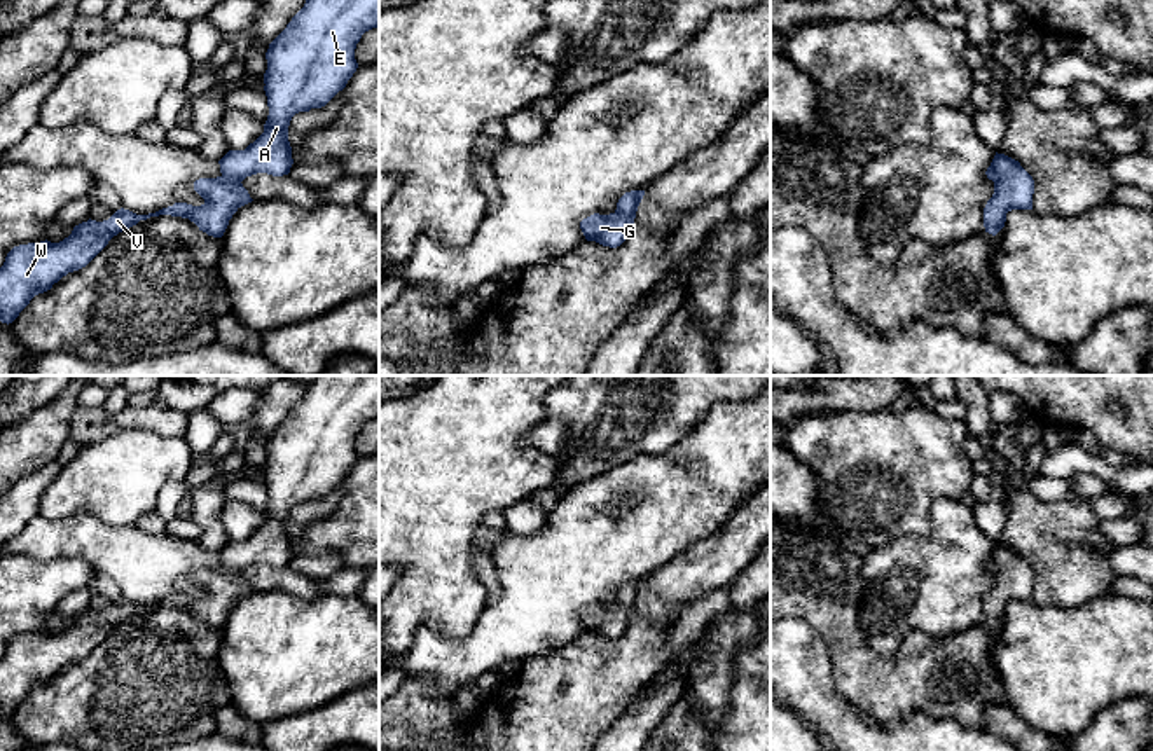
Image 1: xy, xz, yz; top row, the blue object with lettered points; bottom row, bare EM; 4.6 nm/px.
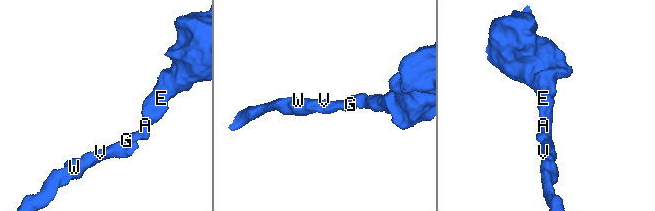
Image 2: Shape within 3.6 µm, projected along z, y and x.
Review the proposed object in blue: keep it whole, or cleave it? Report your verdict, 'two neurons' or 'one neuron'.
one neuron

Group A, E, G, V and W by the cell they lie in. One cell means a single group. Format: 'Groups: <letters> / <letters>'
Groups: A E G V W

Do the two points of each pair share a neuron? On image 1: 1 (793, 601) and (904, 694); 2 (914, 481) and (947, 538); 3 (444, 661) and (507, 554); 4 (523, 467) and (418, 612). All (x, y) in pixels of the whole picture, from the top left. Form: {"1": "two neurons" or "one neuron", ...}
{"1": "one neuron", "2": "two neurons", "3": "one neuron", "4": "one neuron"}

